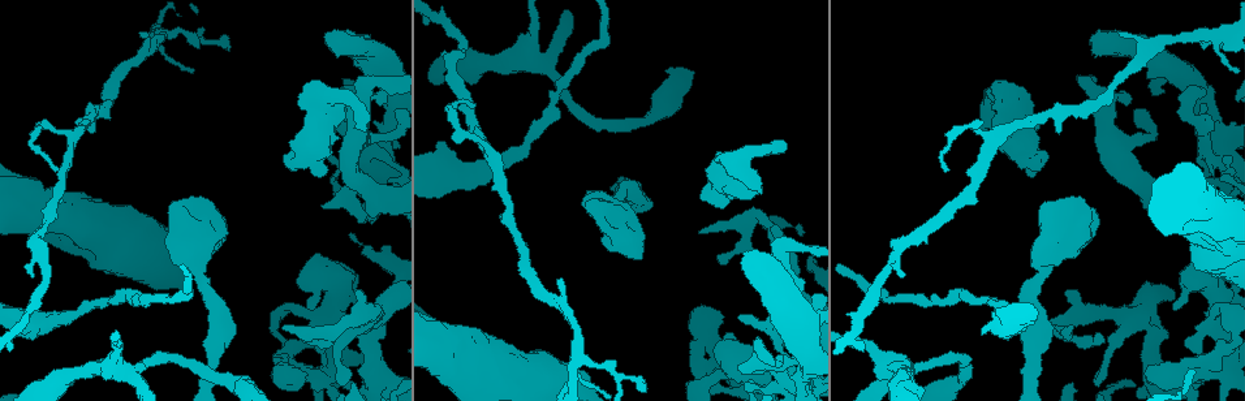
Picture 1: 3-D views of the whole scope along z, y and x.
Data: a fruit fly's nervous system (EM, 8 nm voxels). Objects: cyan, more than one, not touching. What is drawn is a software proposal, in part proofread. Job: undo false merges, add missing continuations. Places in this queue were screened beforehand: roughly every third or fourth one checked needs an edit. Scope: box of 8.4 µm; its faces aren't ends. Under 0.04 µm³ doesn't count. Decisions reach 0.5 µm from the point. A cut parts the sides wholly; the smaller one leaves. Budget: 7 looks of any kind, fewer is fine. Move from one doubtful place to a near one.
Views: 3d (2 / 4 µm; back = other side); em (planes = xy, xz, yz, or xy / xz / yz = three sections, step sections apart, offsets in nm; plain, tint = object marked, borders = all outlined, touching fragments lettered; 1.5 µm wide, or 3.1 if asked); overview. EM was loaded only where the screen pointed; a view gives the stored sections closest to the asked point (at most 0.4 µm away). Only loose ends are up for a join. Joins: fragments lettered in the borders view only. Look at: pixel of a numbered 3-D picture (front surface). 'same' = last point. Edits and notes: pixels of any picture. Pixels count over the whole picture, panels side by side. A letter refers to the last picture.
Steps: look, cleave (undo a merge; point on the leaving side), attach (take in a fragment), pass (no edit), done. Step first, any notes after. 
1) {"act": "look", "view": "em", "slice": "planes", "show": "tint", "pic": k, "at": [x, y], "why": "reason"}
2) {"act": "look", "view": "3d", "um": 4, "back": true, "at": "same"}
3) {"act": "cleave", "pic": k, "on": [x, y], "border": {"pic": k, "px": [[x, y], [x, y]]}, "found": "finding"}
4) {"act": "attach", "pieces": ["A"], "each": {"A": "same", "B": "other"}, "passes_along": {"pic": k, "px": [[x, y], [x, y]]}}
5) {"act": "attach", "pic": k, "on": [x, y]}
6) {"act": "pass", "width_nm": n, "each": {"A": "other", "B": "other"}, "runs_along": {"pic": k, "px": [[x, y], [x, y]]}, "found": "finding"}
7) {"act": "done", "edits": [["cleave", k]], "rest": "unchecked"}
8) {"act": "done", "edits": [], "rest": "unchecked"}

{"act": "look", "view": "3d", "um": 4, "pic": 1, "at": [742, 314], "why": "branch stops here"}

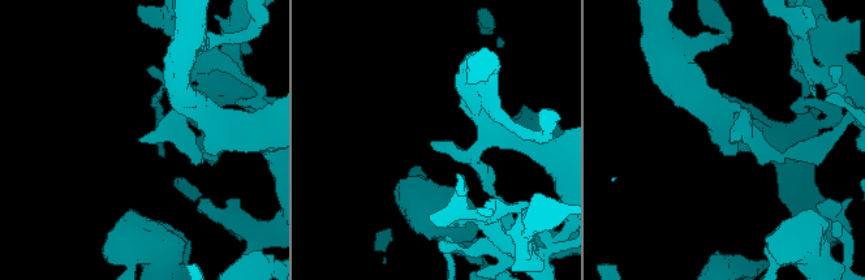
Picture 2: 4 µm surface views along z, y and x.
{"act": "look", "view": "em", "slice": "xy", "step": 8, "show": "borders", "pic": 2, "at": [141, 139]}

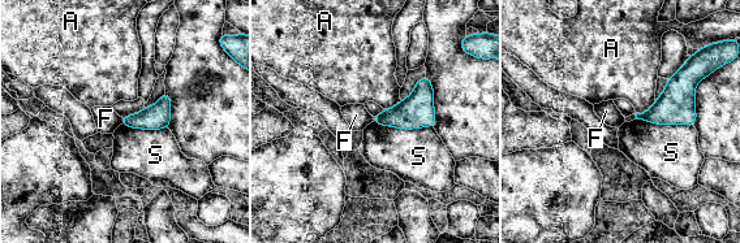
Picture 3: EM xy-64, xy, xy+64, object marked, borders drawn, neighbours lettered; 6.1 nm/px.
{"act": "pass", "each": {"A": "other", "F": "other", "S": "other"}, "found": "none of them fits"}

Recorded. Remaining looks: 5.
{"act": "look", "view": "3d", "um": 4, "pic": 1, "at": [779, 142], "why": "free end"}

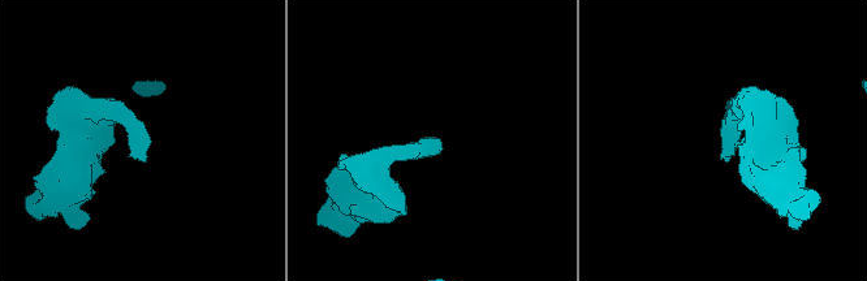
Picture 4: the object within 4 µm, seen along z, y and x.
{"act": "look", "view": "em", "slice": "planes", "show": "borders", "pic": 4, "at": [435, 140], "why": "shape alone is not enough"}

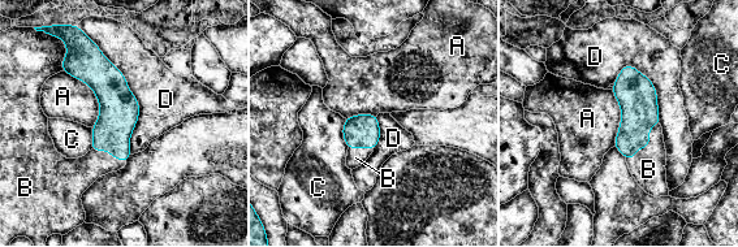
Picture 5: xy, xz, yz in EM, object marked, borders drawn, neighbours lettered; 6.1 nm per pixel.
{"act": "attach", "pieces": ["B"], "longest_contact_nm": ["D", 800], "each": {"A": "other", "B": "same", "C": "other", "D": "other"}, "found": "the neuron continues"}

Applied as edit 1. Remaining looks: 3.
{"act": "look", "view": "3d", "um": 2, "pic": 1, "at": [561, 88], "why": "thin neck"}

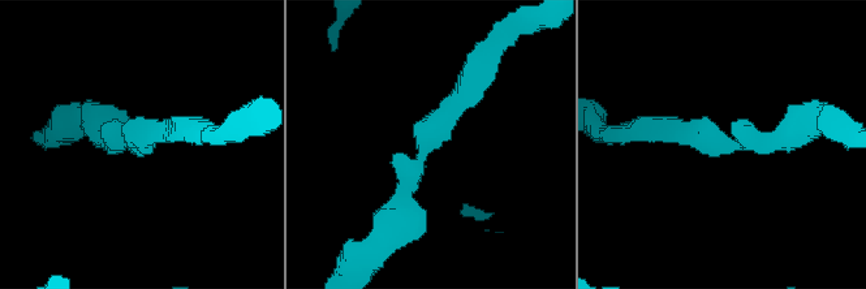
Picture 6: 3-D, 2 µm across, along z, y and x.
{"act": "look", "view": "em", "slice": "xz", "step": 4, "show": "tint", "pic": 6, "at": [131, 141]}

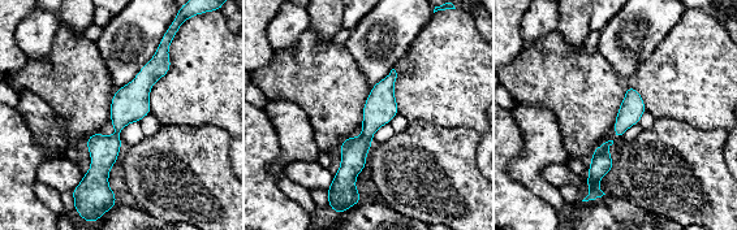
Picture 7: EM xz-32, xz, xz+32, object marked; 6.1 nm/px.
{"act": "look", "view": "em", "slice": "planes", "show": "borders", "at": "same", "why": "another direction"}

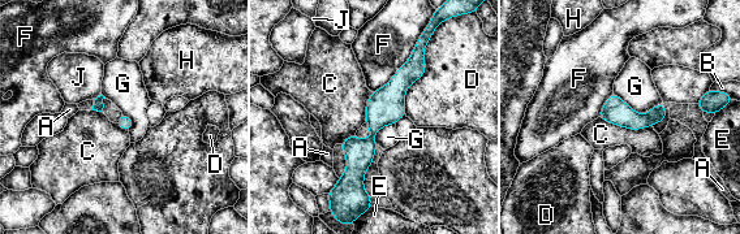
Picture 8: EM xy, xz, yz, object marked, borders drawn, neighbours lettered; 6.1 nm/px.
{"act": "pass", "each": {"A": "other", "B": "other", "C": "other", "D": "other", "E": "other", "F": "other", "G": "other", "H": "other", "J": "other"}, "runs_along": {"pic": 8, "px": [[416, 52], [360, 154], [360, 194]]}, "found": "continuous, no second neuron"}

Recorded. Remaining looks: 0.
{"act": "done", "edits": [["attach", 5]], "rest": "unchecked"}

